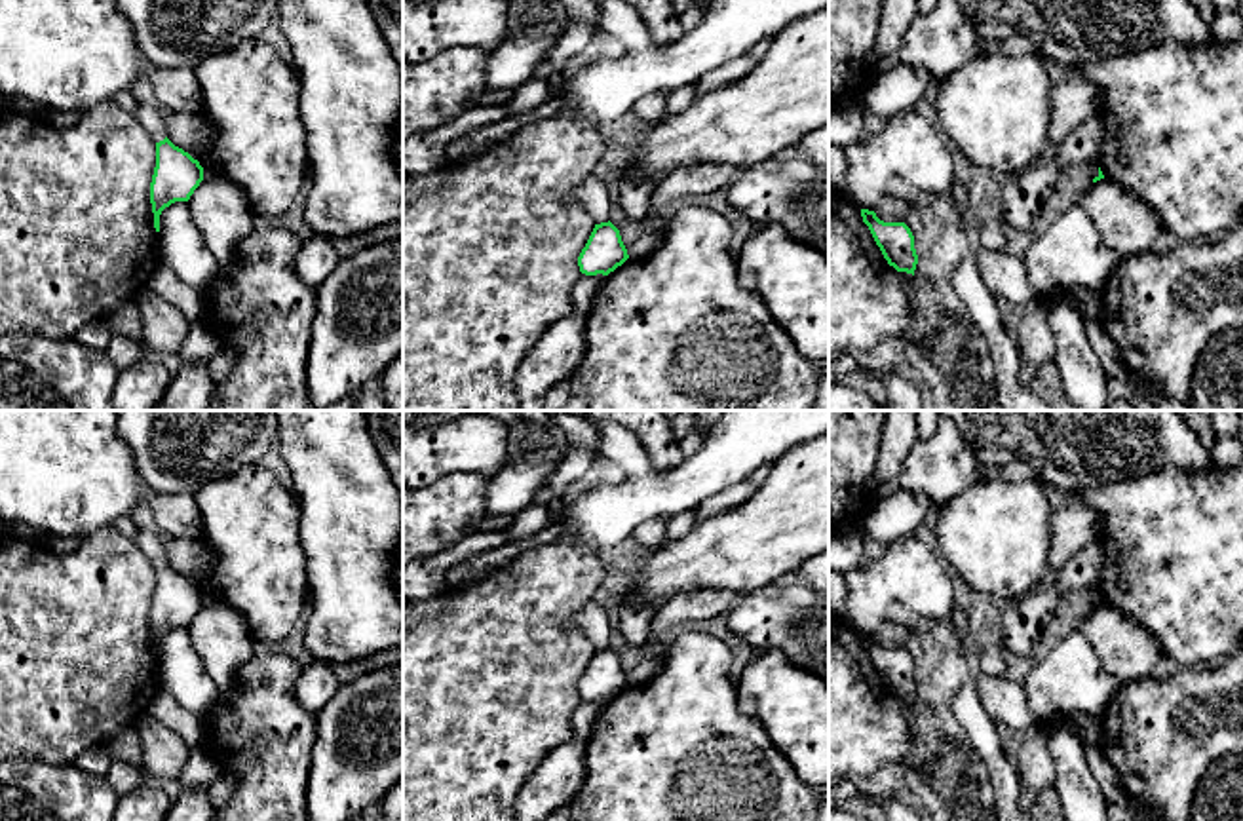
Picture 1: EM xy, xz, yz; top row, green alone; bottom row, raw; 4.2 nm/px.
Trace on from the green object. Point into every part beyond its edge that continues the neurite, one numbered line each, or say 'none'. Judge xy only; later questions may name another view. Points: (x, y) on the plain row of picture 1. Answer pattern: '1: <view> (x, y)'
1: xy (151, 542)

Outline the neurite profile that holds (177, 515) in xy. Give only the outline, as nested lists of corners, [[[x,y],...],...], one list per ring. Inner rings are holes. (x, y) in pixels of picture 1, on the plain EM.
[[[148,492],[144,504],[150,507],[156,530],[162,538],[201,540],[201,511],[194,494]]]

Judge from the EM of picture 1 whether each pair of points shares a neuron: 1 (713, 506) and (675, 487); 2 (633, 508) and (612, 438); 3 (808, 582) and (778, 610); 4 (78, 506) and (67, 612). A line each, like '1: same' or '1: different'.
1: different
2: same
3: same
4: different

